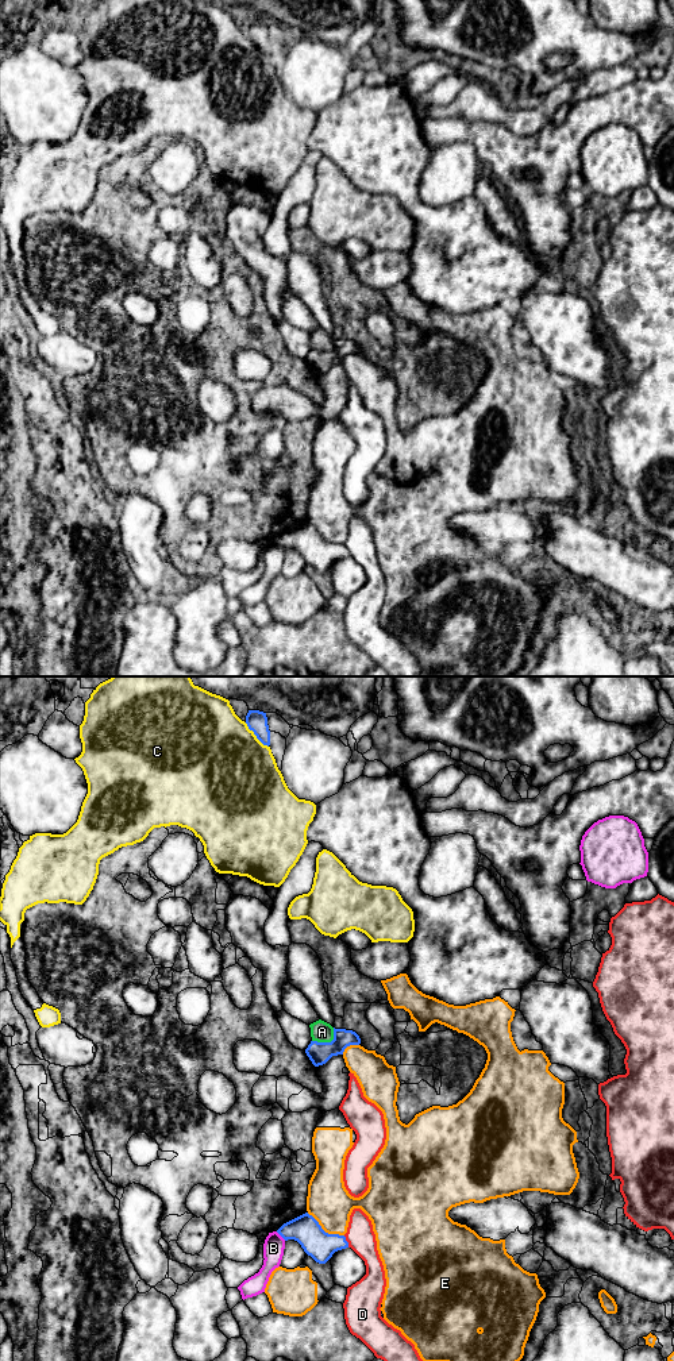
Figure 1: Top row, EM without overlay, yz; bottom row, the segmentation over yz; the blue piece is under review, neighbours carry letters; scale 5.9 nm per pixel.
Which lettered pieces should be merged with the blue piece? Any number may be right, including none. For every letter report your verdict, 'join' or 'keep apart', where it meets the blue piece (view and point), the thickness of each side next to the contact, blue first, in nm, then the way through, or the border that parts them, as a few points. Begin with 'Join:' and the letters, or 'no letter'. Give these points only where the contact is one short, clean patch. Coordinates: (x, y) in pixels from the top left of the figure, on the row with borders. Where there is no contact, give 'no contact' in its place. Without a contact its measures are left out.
Join: no letter
A: keep apart; meets blue in yz at (327, 1043); 140 nm thick on the blue side, 130 nm on the other; border along yz (334, 1028), (334, 1037), (330, 1041), (312, 1041)
B: keep apart; meets blue in yz at (281, 1236); 170 nm thick on the blue side, 130 nm on the other
C: keep apart; meets blue in yz at (255, 735); 130 nm thick on the blue side, 500 nm on the other
D: keep apart; meets blue in yz at (346, 1241); 170 nm thick on the blue side, 170 nm on the other
E: keep apart; meets blue in yz at (323, 1230); 170 nm thick on the blue side, 260 nm on the other

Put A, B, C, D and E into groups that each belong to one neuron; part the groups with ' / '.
A C E / B / D

